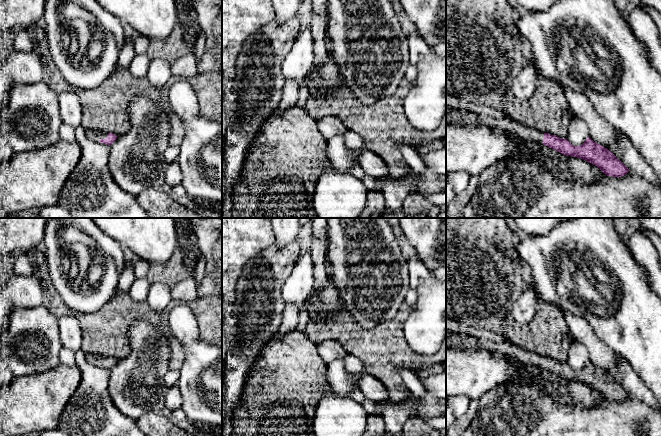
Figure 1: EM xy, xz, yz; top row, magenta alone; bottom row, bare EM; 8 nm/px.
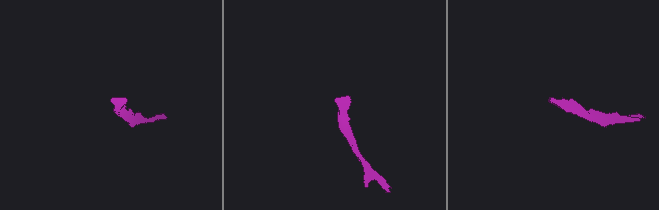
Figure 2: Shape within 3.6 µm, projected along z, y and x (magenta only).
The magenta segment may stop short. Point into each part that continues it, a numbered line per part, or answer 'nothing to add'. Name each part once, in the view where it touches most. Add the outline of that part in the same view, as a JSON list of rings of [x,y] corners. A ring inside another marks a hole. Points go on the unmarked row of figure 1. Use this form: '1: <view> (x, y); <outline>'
1: xy (93, 359); [[[86,354],[86,359],[89,363],[99,366],[101,363],[106,363],[108,361],[108,357]]]

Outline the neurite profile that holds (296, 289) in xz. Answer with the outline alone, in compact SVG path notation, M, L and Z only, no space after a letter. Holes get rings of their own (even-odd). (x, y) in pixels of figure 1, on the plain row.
M310 252L300 255L290 276L282 286L282 297L285 305L295 305L301 311L313 290L314 268Z

